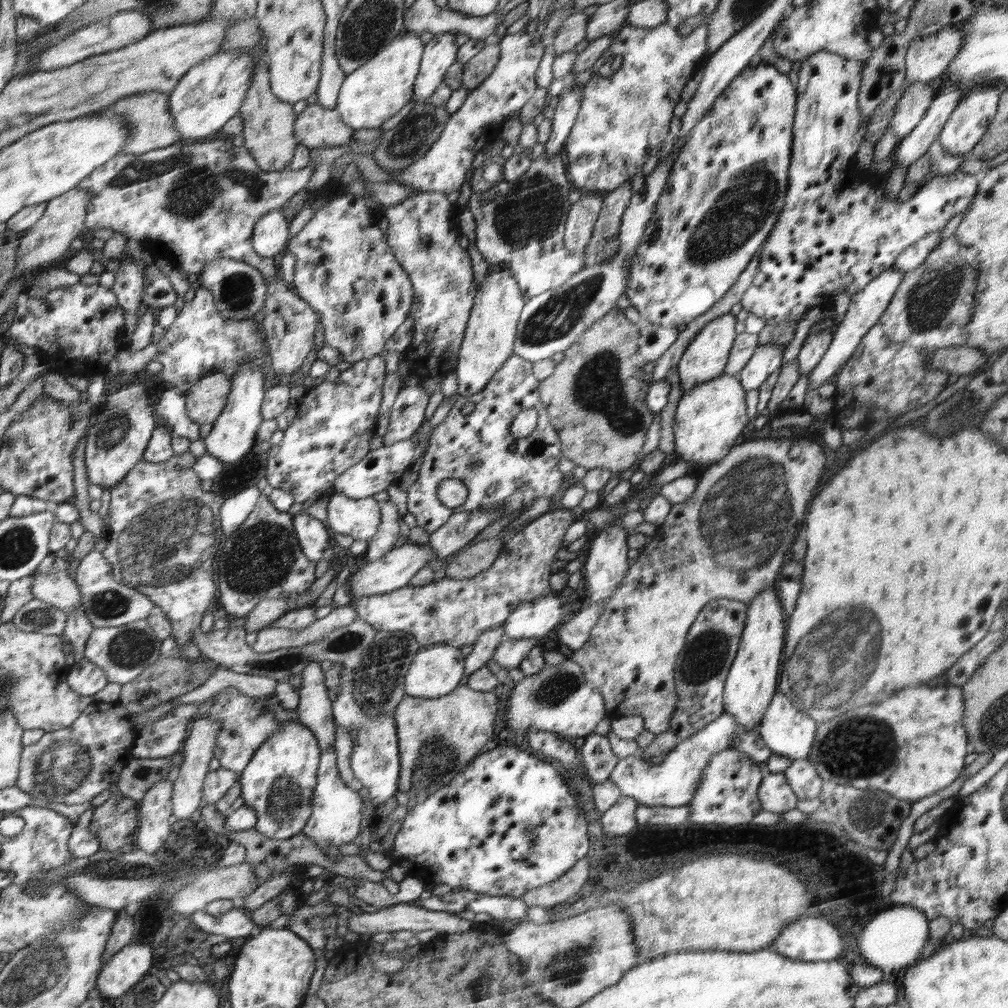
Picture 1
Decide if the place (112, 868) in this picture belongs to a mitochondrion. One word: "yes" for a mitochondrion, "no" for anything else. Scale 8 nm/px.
yes

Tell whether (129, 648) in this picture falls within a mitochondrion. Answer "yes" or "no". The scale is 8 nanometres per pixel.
yes

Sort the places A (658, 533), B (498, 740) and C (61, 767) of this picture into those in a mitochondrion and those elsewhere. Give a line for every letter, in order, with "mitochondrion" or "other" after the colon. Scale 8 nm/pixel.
A: other
B: other
C: mitochondrion

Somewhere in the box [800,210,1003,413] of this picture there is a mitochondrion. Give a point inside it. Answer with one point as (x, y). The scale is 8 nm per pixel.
(929, 301)

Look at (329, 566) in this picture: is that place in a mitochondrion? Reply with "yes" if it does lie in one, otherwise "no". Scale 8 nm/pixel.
no

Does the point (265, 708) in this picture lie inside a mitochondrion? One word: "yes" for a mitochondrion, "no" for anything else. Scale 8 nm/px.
no

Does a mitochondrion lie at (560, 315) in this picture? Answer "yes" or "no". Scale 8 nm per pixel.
yes

